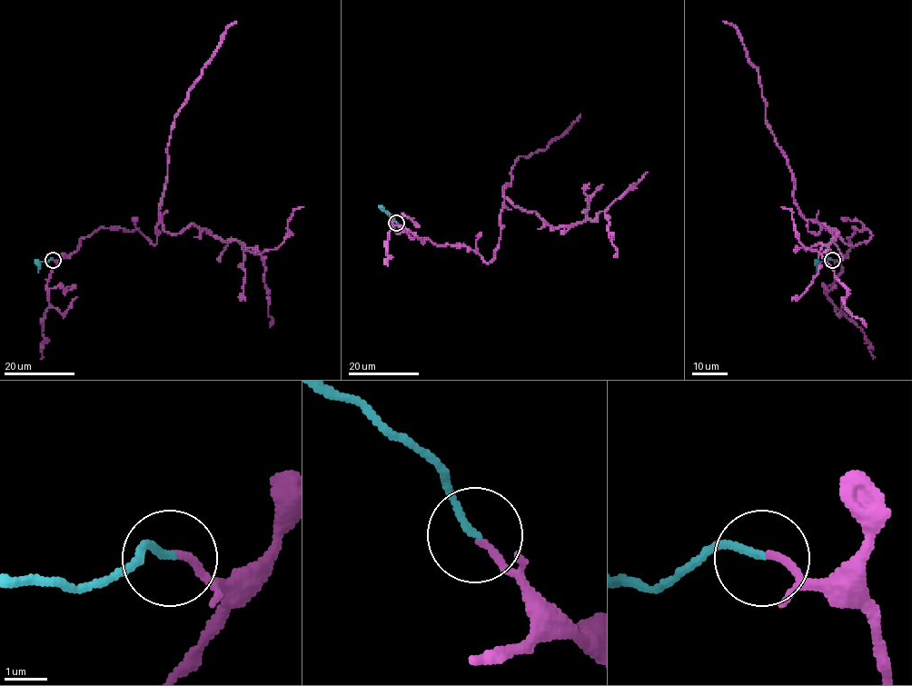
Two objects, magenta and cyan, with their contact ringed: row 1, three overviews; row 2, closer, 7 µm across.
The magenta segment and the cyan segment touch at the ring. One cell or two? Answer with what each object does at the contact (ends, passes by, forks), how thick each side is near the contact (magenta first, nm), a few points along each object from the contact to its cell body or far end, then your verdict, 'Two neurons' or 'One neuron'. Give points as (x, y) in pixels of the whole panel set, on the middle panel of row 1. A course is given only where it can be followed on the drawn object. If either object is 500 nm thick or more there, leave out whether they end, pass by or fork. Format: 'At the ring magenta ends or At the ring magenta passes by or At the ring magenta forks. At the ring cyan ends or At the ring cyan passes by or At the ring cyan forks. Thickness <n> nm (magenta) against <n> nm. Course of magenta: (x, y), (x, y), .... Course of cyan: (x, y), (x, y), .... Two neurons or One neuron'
At the ring magenta ends. At the ring cyan ends. Thickness 150 nm (magenta) against 160 nm. Course of magenta: (397, 223), (421, 241), (464, 245), (488, 263), (497, 247), (510, 168), (519, 156), (544, 149), (580, 114). Course of cyan: (397, 223), (381, 208). One neuron

